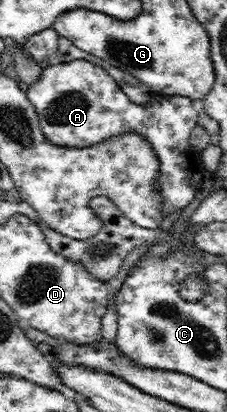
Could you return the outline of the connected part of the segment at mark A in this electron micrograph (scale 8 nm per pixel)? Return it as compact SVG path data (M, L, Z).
M85 59L60 64L51 61L40 79L28 86L26 95L36 108L43 134L56 146L82 149L124 133L143 135L160 162L155 183L161 211L166 216L186 207L195 198L206 171L200 153L189 142L200 112L197 101L184 96L160 96L148 107L134 103L104 67Z

